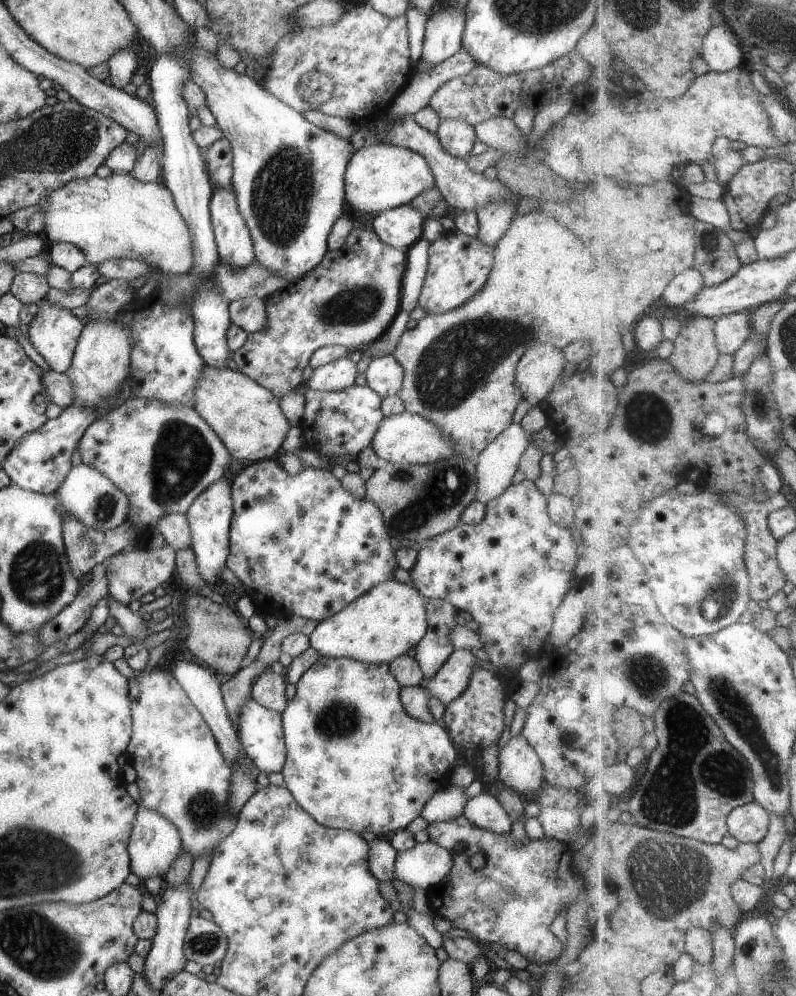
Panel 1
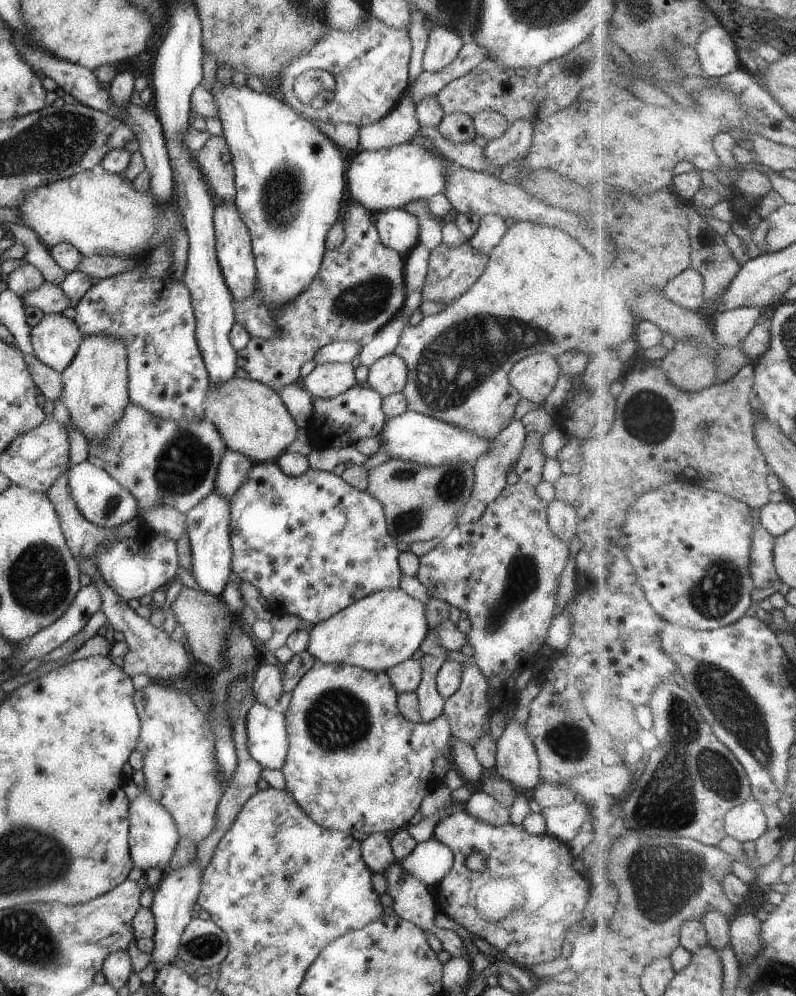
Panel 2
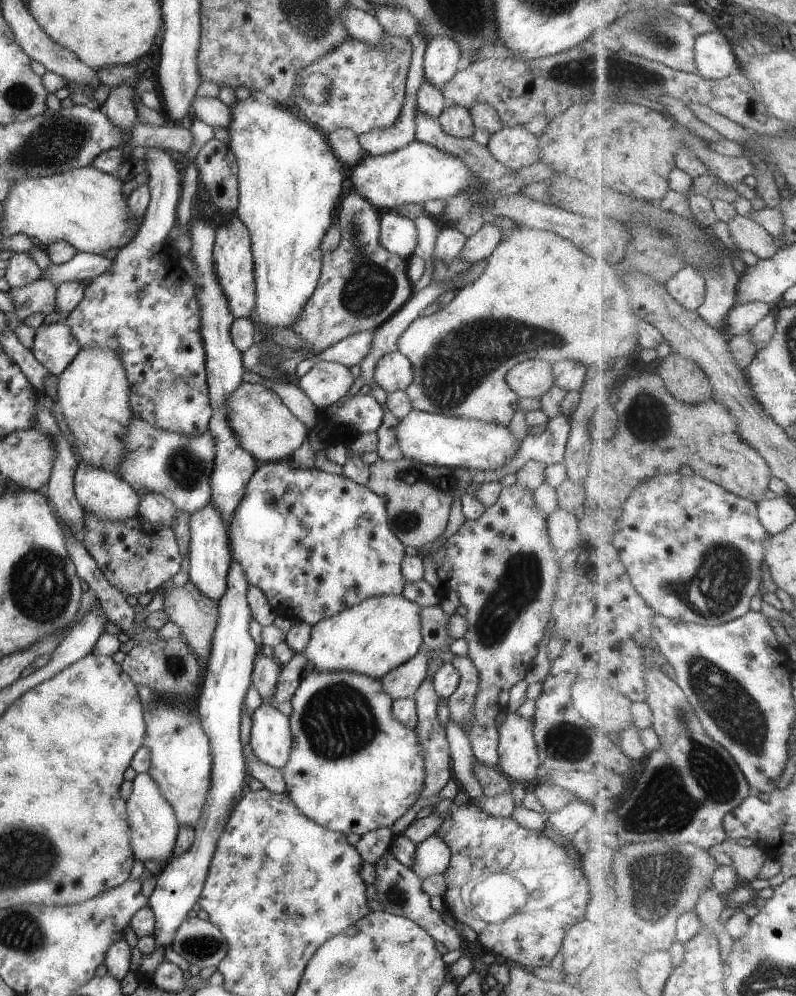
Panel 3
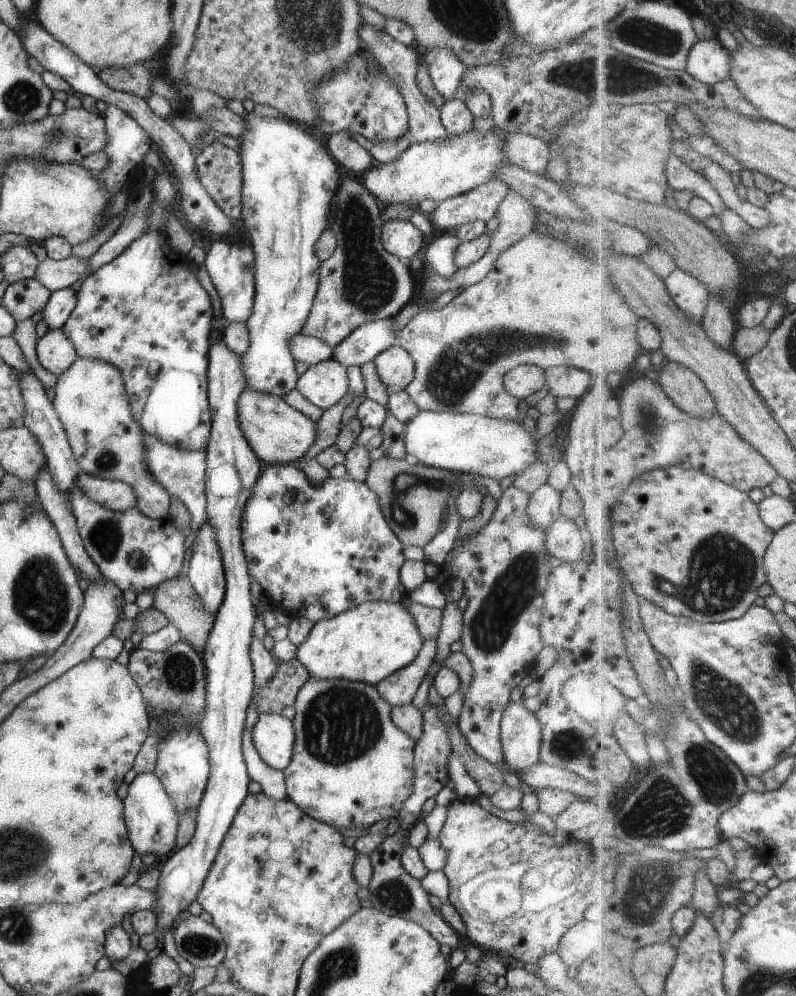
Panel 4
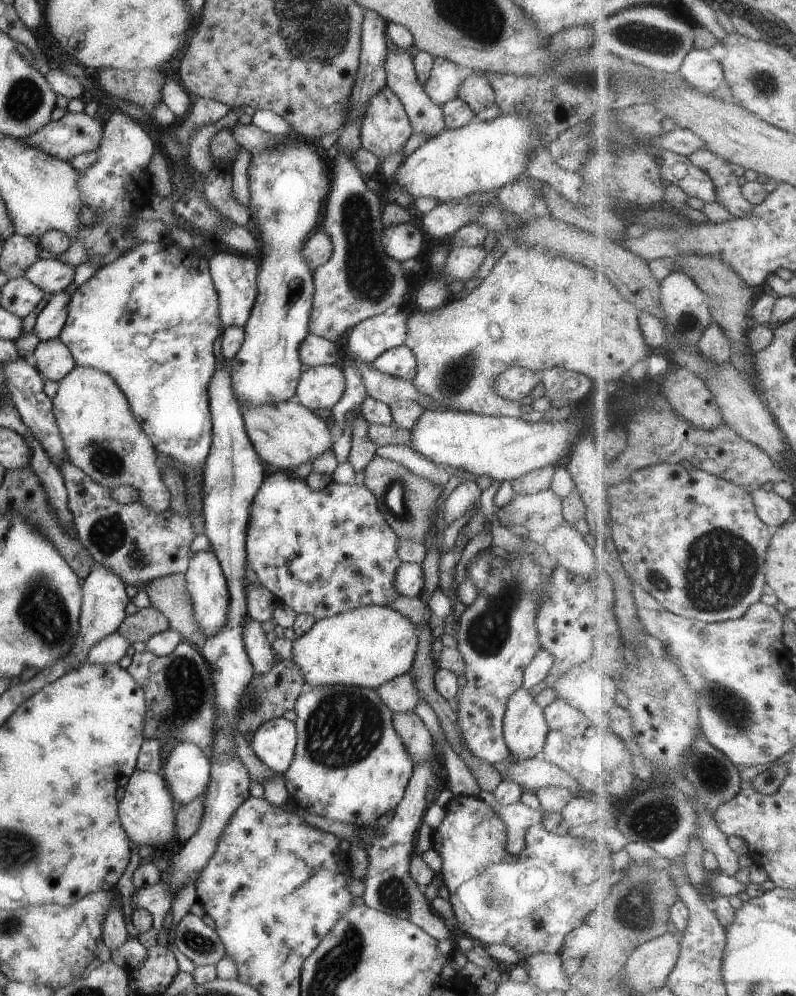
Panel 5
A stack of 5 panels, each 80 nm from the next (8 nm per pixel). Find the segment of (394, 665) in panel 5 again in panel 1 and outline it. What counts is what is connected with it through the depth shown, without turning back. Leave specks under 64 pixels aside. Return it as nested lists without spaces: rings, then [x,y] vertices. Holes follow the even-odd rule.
[[[386,580],[319,622],[308,636],[310,647],[321,657],[351,657],[366,663],[389,664],[424,637],[426,601],[412,584]]]

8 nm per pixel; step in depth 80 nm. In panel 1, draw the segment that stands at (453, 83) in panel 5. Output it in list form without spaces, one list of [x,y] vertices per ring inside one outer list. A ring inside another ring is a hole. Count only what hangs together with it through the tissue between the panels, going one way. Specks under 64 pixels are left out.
[[[444,6],[428,14],[420,59],[435,66],[461,49],[464,10]]]

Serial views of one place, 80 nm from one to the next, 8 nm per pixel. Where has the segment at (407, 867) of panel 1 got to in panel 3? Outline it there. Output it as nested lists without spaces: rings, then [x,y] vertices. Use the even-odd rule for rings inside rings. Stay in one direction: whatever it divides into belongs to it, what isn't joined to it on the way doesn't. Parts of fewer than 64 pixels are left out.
[[[435,830],[425,840],[415,845],[415,856],[413,856],[413,866],[410,870],[417,874],[420,880],[433,874],[443,874],[450,857],[450,851]]]

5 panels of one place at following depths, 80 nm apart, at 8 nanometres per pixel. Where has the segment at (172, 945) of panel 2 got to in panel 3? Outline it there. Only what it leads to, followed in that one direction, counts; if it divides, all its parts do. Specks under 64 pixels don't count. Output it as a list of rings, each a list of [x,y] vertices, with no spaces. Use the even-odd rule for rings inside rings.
[[[233,554],[227,568],[225,593],[217,601],[217,624],[211,634],[211,647],[207,661],[203,662],[205,675],[202,680],[199,696],[196,698],[197,714],[203,734],[209,740],[211,752],[211,773],[209,790],[201,814],[194,826],[193,843],[183,854],[171,856],[161,865],[157,873],[155,889],[148,897],[147,907],[154,915],[155,945],[163,949],[171,945],[177,926],[192,914],[192,906],[199,899],[203,882],[207,876],[207,868],[211,856],[215,852],[217,840],[227,824],[227,819],[235,808],[235,798],[243,790],[246,783],[246,771],[242,756],[241,738],[239,738],[239,722],[241,722],[241,706],[249,686],[253,658],[258,645],[249,635],[249,622],[252,620],[246,592],[249,584],[245,580],[243,568],[235,562]]]

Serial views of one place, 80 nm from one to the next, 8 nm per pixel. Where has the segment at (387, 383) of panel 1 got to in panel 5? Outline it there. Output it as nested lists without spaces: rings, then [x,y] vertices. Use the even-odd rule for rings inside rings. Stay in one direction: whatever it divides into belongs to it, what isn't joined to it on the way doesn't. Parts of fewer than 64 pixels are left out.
[[[394,346],[378,354],[370,362],[370,368],[396,379],[411,382],[416,373],[416,358],[409,347]]]

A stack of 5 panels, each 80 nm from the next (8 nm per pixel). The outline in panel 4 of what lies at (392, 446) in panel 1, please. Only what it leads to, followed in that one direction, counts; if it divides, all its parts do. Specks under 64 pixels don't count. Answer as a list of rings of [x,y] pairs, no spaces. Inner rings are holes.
[[[419,411],[407,424],[404,424],[403,441],[406,456],[410,460],[447,472],[457,474],[469,473],[481,477],[499,481],[505,477],[514,477],[521,472],[525,466],[537,462],[537,440],[543,438],[537,430],[531,434],[525,431],[521,422],[517,420],[504,420],[501,418],[490,418],[468,413]]]

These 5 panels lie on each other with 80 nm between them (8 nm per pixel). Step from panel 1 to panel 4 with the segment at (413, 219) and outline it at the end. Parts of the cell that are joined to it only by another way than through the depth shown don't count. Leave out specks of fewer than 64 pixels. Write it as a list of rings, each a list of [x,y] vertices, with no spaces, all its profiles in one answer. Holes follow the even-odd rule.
[[[387,220],[383,223],[380,240],[388,254],[411,259],[421,248],[423,236],[408,220]]]

